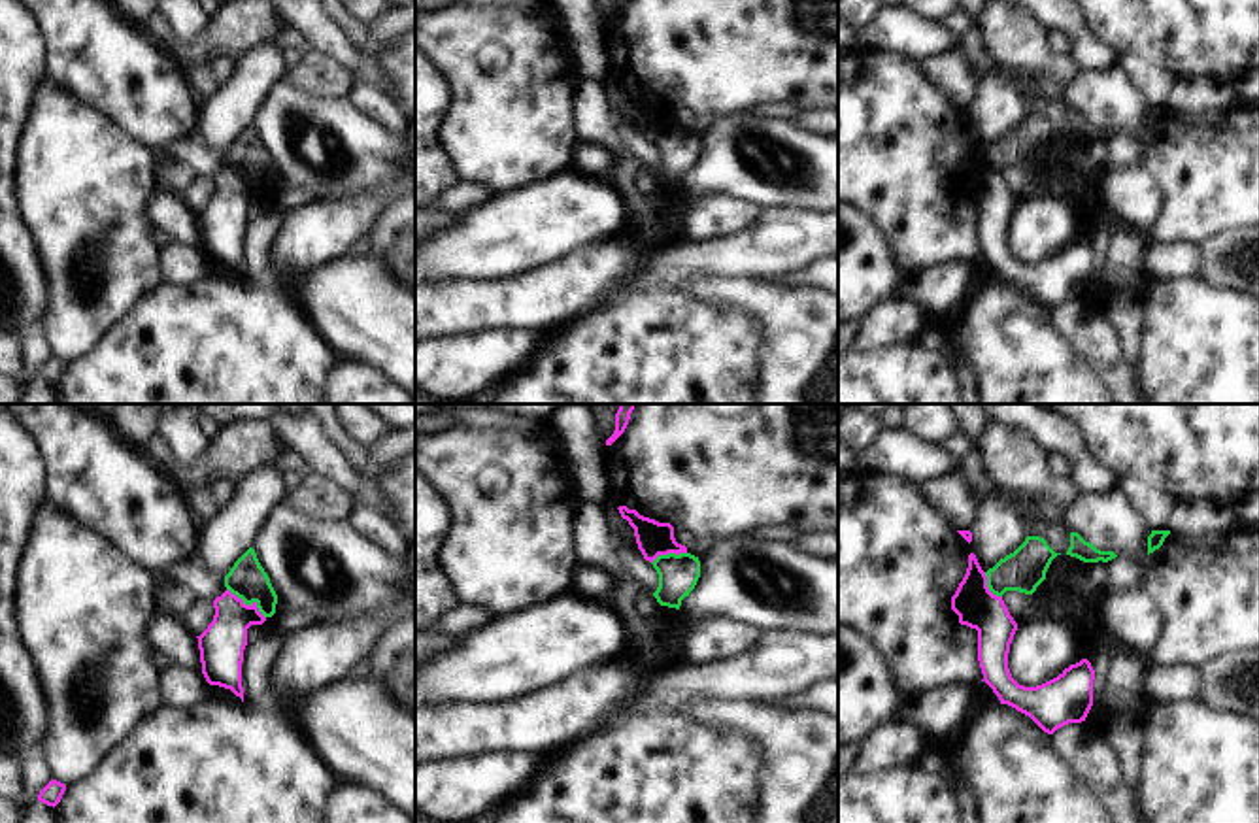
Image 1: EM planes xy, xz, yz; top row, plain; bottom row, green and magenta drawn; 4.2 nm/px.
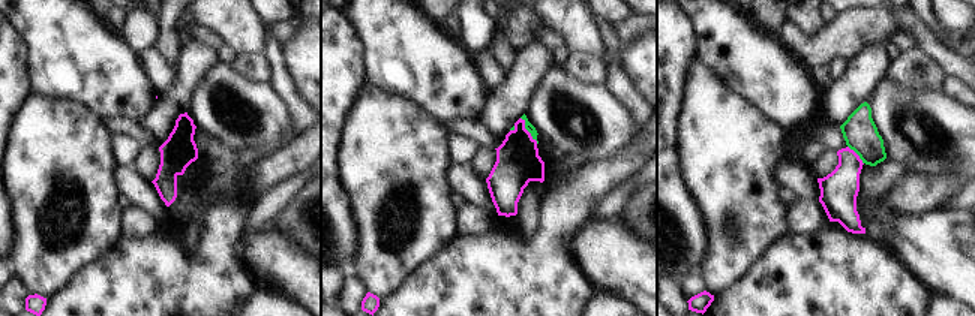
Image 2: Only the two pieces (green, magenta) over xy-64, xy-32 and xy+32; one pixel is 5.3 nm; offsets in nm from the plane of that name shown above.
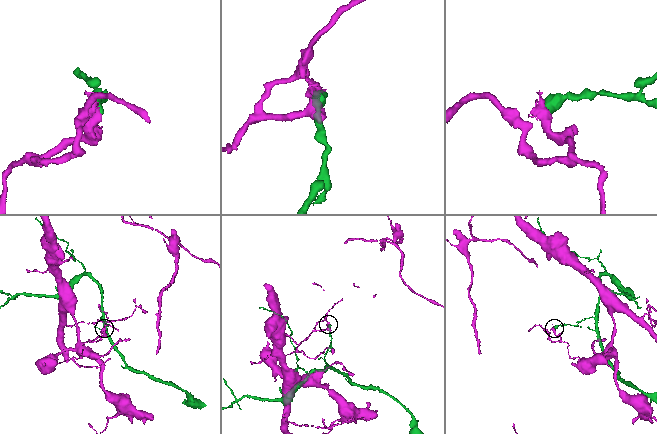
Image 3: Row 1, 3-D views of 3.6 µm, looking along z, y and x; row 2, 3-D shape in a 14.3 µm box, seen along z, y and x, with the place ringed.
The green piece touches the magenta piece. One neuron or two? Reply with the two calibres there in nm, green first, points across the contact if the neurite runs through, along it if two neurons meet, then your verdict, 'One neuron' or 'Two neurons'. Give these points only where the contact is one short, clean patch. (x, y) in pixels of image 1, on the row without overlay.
Thickness 160 nm (green) against 190 nm. Boundary: xy (227, 165), (248, 182), (253, 180), (265, 195). Two neurons

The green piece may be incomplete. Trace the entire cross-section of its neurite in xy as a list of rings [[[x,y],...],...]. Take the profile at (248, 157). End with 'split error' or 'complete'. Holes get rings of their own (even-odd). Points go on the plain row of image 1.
[[[253,125],[234,140],[225,153],[225,164],[247,183],[255,179],[264,194],[276,191],[277,172]]] | complete

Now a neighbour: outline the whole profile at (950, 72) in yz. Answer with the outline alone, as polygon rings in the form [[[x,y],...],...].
[[[963,49],[921,59],[919,68],[953,108],[970,108],[976,98],[976,72]]]

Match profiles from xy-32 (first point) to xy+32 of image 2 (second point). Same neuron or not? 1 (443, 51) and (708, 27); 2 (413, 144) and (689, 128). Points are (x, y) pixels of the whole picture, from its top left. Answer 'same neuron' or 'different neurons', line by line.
1: same neuron
2: same neuron

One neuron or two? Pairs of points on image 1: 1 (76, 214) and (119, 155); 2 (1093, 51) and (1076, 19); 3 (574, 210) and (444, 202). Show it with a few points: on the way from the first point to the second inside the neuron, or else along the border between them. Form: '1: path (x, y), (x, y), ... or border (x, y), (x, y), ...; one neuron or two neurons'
1: path (83, 199), (83, 191), (104, 170); one neuron
2: path (1086, 44), (1076, 27); one neuron
3: border (495, 193), (455, 214); two neurons

